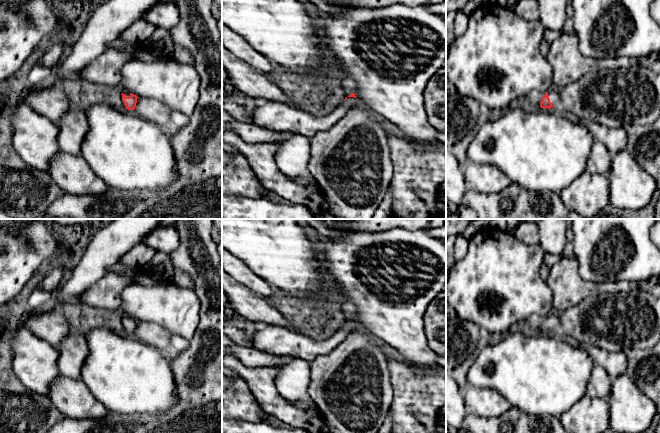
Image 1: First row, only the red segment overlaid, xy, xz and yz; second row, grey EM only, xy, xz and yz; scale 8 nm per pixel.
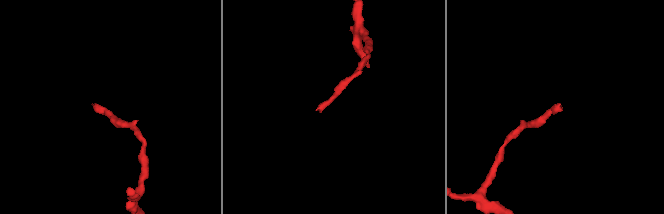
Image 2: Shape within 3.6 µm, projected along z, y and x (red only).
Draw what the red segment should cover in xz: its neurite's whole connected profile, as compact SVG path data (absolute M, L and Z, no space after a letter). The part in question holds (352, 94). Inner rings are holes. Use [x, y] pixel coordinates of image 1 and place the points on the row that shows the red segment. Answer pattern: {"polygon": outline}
{"polygon": "M354 93L326 116L316 116L298 108L277 101L269 101L252 111L253 123L273 132L289 132L311 138L319 131L324 131L340 120L355 104Z"}

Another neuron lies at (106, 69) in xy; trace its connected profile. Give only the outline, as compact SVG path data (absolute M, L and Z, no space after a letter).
M107 48L80 72L79 78L95 84L119 87L123 65L134 60L136 57L131 52Z

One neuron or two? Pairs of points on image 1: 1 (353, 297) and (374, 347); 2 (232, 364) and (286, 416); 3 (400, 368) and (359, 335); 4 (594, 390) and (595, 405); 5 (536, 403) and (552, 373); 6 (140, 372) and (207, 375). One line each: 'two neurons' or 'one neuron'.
1: two neurons
2: one neuron
3: two neurons
4: two neurons
5: one neuron
6: two neurons

